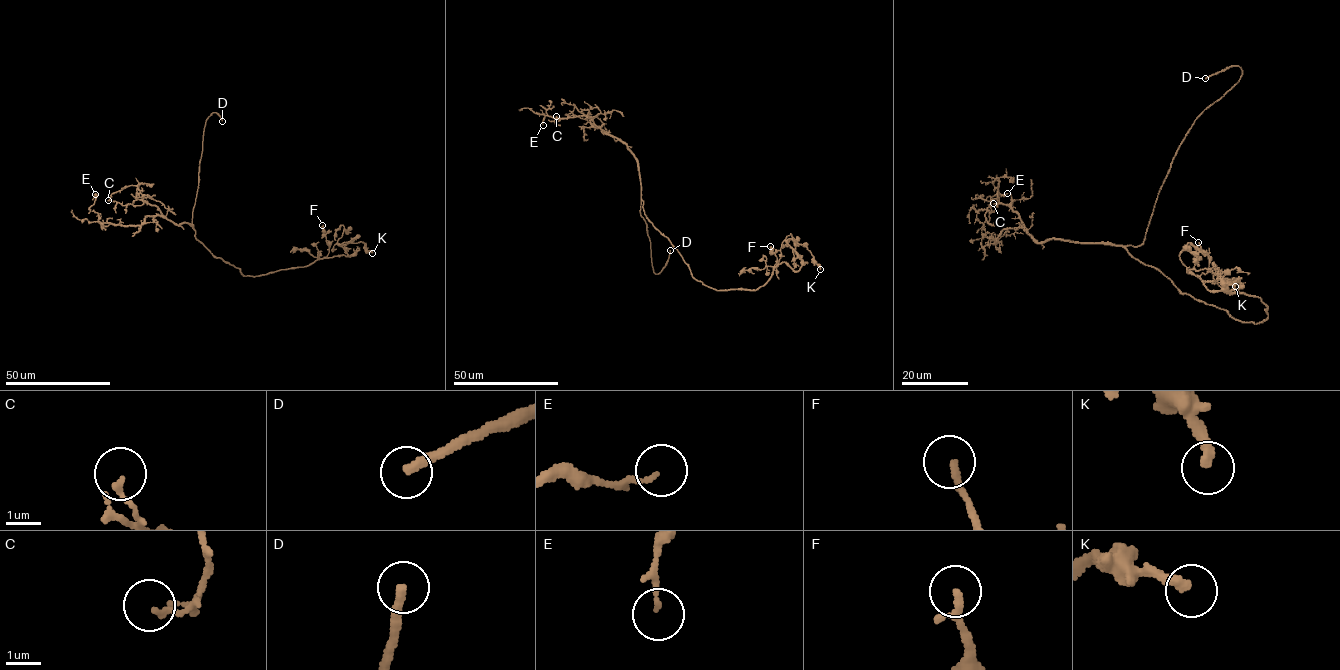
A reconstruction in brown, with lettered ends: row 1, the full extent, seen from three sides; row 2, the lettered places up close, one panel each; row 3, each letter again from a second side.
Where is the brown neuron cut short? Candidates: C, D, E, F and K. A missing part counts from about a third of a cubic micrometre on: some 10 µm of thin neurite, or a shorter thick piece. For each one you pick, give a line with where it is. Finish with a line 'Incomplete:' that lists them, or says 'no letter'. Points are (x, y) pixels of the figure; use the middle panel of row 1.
D: (670, 250)
Incomplete: D

